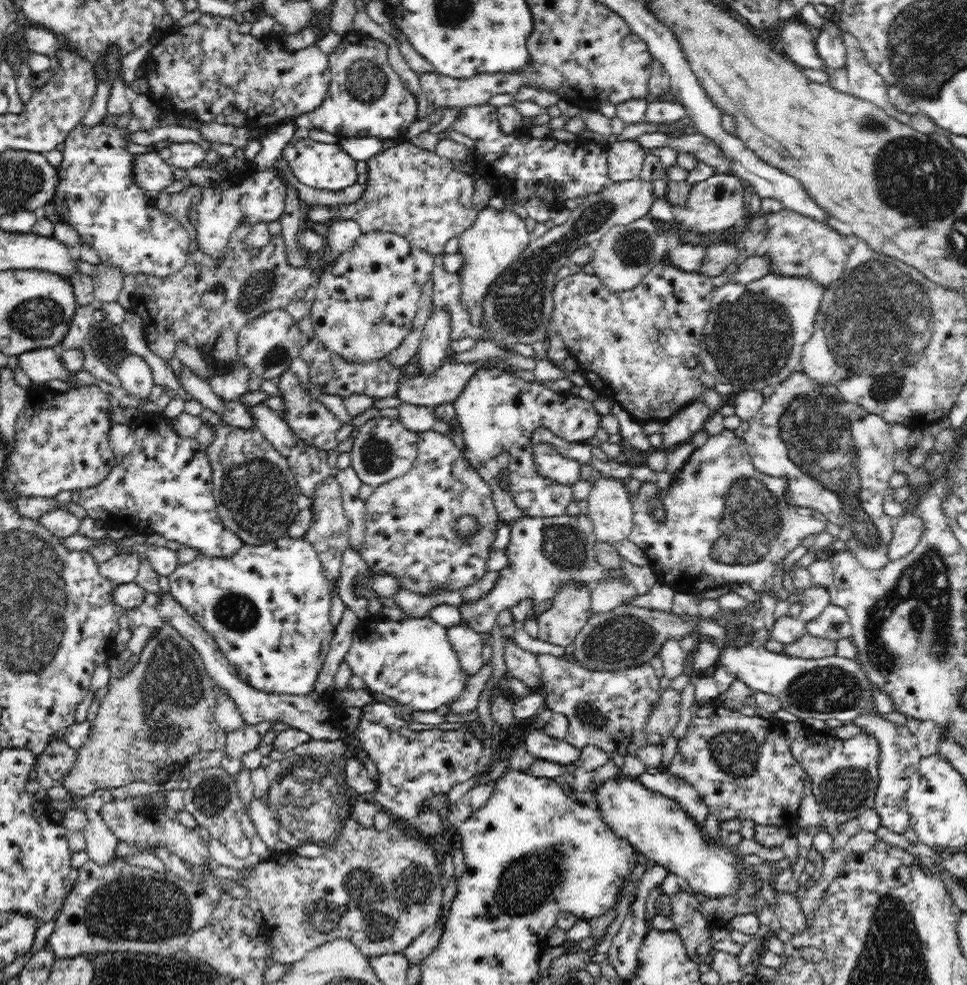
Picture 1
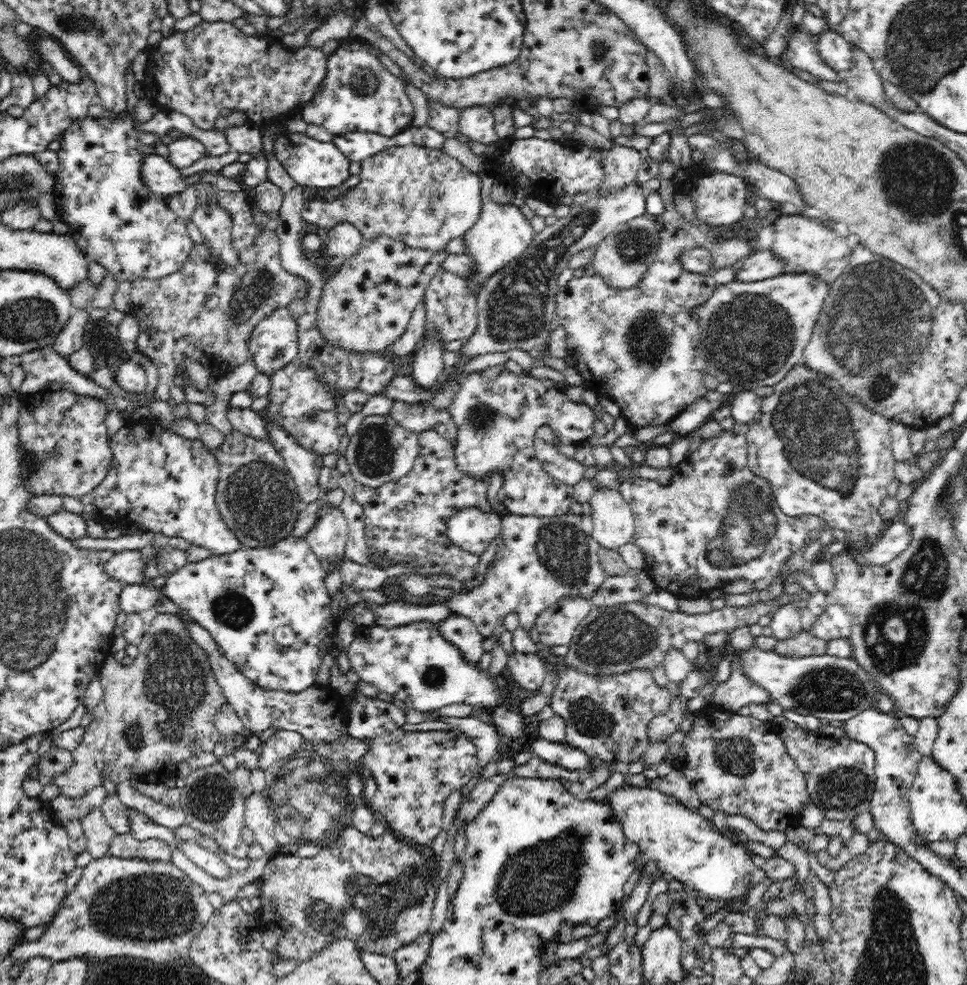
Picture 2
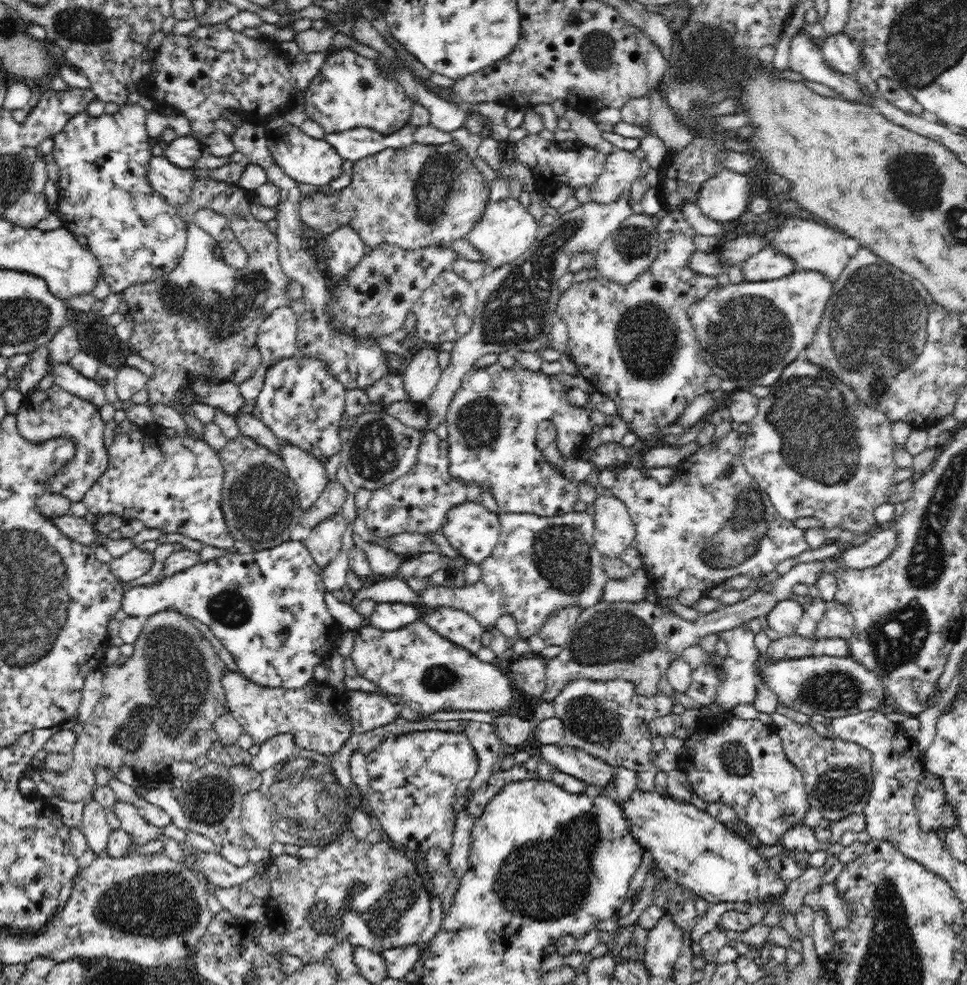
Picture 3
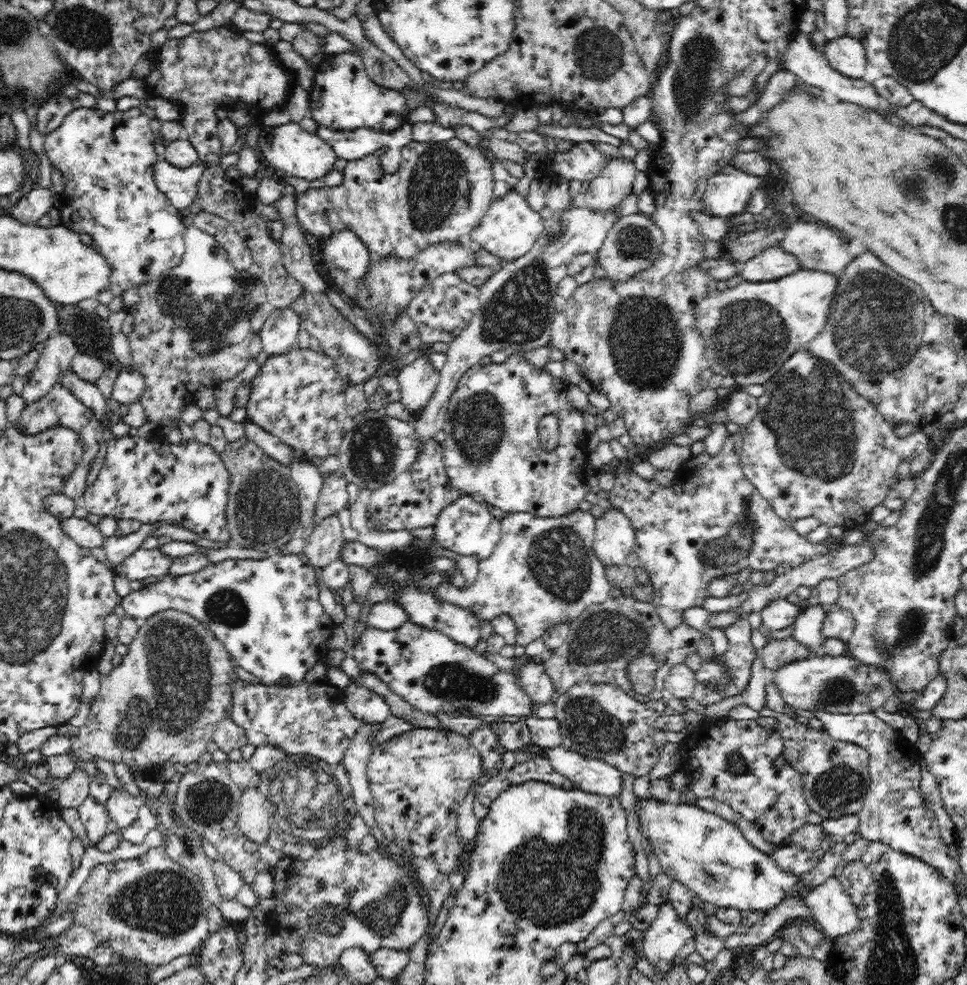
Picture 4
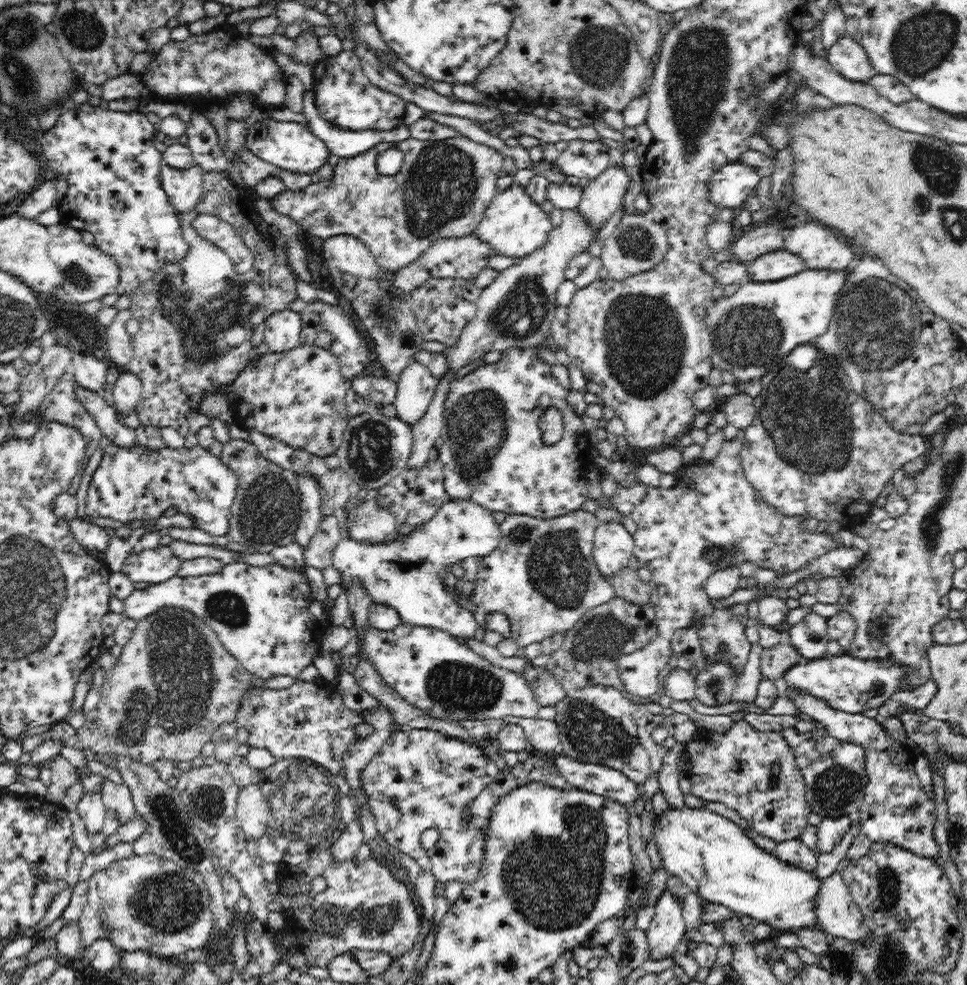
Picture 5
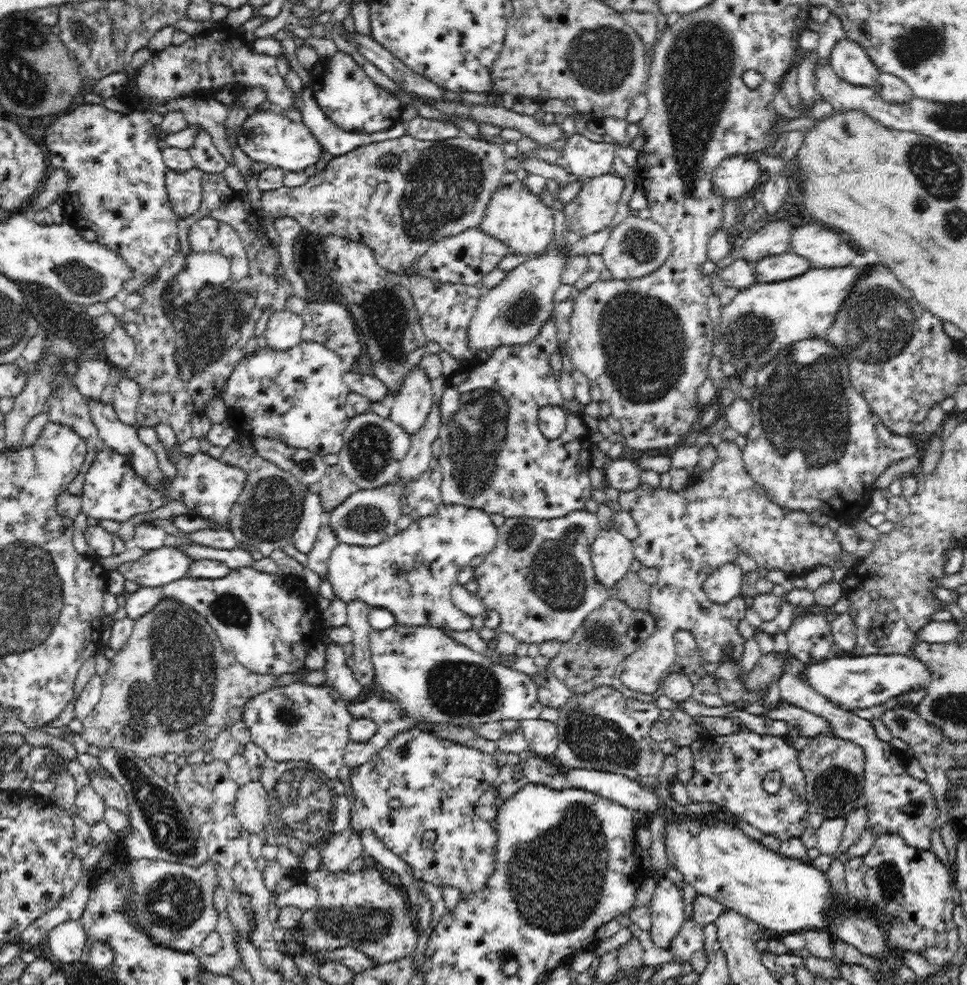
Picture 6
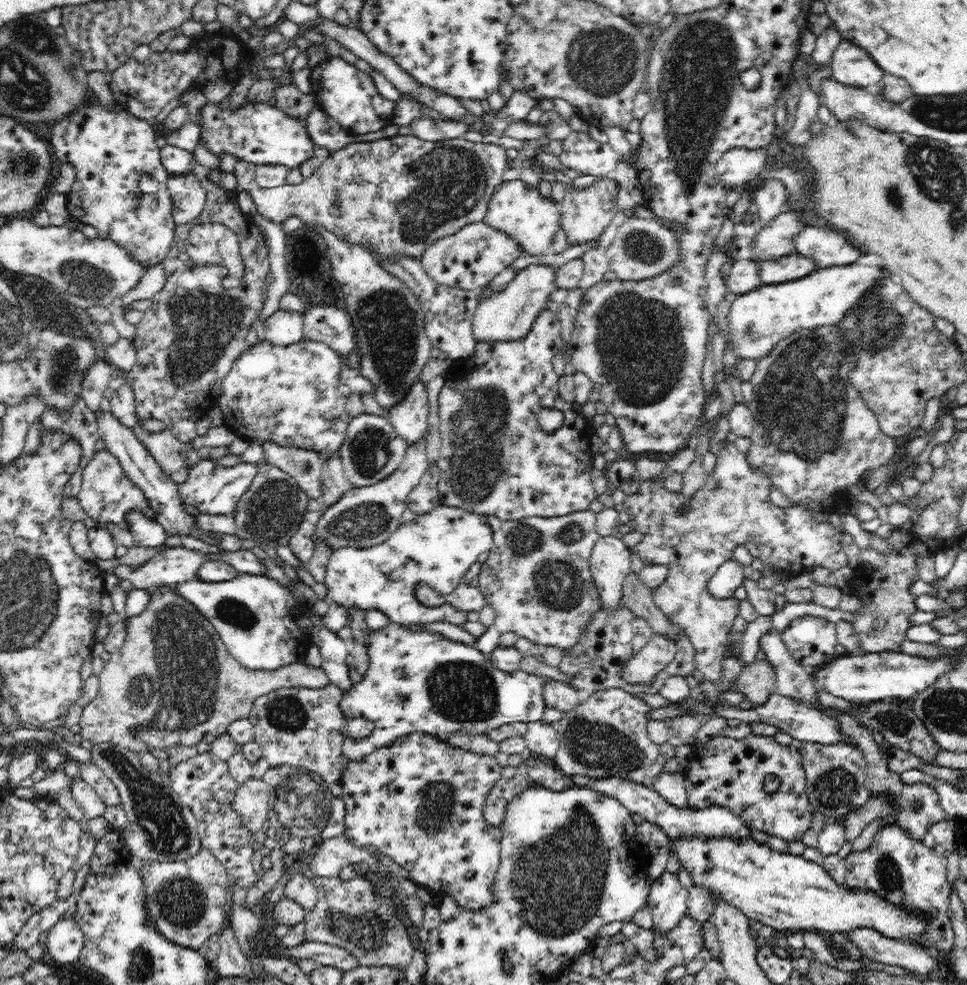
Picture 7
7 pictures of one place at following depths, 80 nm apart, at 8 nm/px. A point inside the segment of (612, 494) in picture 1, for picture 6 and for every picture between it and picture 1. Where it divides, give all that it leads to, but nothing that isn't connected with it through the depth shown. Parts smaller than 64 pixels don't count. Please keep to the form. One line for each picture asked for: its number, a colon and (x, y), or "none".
2: (613, 521)
3: (614, 531)
4: (614, 540)
5: (614, 546)
6: (612, 553)

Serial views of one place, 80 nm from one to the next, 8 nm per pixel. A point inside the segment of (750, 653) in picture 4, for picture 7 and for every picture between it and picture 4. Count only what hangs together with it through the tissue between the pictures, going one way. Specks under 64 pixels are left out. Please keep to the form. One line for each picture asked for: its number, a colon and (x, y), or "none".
5: (714, 518)
6: (686, 535)
7: (733, 509)

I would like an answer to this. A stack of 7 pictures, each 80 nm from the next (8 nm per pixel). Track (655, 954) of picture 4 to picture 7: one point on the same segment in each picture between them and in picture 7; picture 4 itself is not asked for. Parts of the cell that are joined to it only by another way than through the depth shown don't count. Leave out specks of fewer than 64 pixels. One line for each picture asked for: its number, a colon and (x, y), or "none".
5: (666, 930)
6: (667, 909)
7: (667, 901)

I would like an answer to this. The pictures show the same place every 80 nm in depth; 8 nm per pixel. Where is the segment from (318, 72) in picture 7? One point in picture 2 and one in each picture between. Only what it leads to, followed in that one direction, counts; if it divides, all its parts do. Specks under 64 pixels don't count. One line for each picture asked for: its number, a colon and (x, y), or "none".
2: (358, 93)
3: (348, 92)
4: (343, 97)
5: (344, 96)
6: (347, 95)

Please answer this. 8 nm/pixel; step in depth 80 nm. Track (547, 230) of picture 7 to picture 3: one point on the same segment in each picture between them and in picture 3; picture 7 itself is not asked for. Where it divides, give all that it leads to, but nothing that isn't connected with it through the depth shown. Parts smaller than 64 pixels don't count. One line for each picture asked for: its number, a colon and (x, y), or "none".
3: (507, 229)
4: (510, 228)
5: (515, 225)
6: (520, 219)

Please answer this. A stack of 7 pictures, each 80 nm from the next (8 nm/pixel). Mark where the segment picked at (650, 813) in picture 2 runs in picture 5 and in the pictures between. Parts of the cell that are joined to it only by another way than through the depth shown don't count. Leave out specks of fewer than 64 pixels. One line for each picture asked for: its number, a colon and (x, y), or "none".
3: (693, 849)
4: (708, 855)
5: (712, 856)

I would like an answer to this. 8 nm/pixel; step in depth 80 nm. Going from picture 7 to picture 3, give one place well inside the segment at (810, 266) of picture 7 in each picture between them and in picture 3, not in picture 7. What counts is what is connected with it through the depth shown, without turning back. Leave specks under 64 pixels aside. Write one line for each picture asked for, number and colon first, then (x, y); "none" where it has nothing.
3: (769, 263)
4: (773, 263)
5: (776, 265)
6: (776, 268)

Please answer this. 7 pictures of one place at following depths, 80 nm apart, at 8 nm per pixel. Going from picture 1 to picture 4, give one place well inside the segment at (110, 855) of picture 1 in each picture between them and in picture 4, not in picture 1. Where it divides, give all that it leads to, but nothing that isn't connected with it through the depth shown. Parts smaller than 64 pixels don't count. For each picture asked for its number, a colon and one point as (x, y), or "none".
2: (99, 836)
3: (95, 827)
4: (94, 815)

